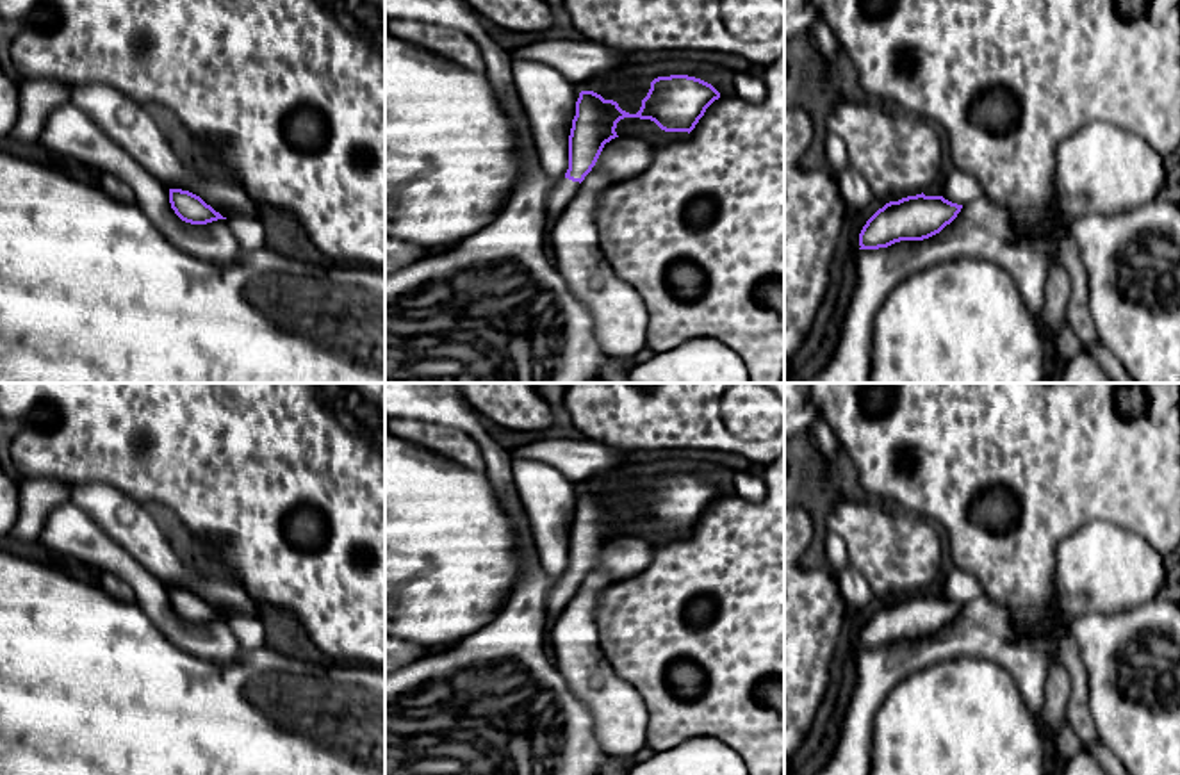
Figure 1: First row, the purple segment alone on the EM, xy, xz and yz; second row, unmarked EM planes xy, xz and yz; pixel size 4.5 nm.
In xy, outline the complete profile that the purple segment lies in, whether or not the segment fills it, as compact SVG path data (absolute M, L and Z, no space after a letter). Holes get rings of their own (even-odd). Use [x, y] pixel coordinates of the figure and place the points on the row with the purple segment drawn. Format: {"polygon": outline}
{"polygon": "M169 189L169 203L175 214L191 224L207 224L217 219L226 219L189 191Z"}

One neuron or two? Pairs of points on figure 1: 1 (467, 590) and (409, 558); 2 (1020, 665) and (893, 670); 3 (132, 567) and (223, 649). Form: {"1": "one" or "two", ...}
{"1": "one", "2": "one", "3": "one"}

